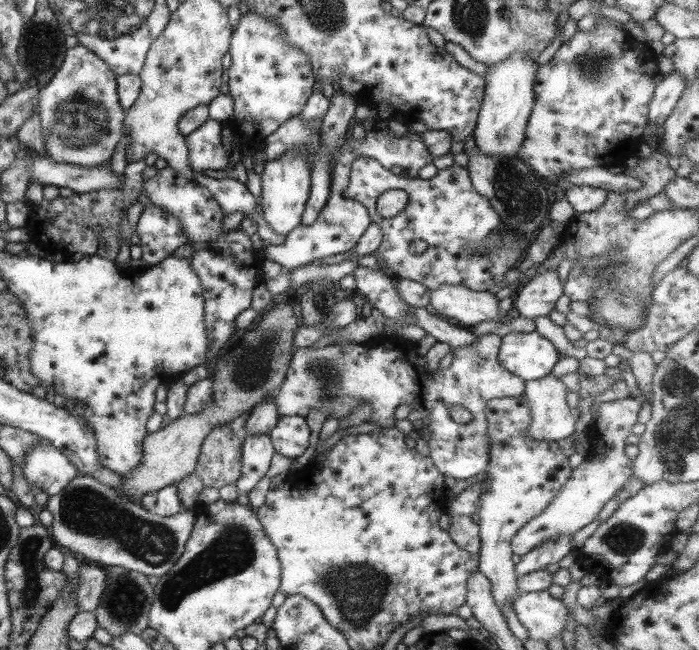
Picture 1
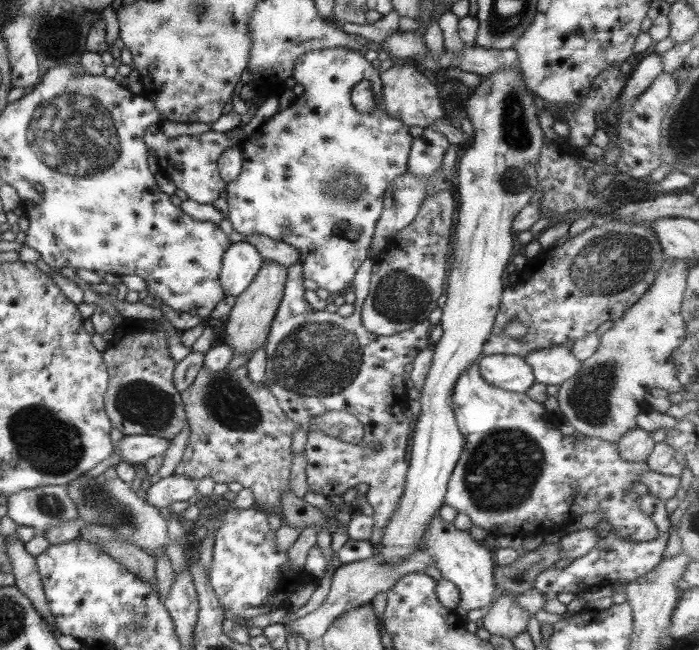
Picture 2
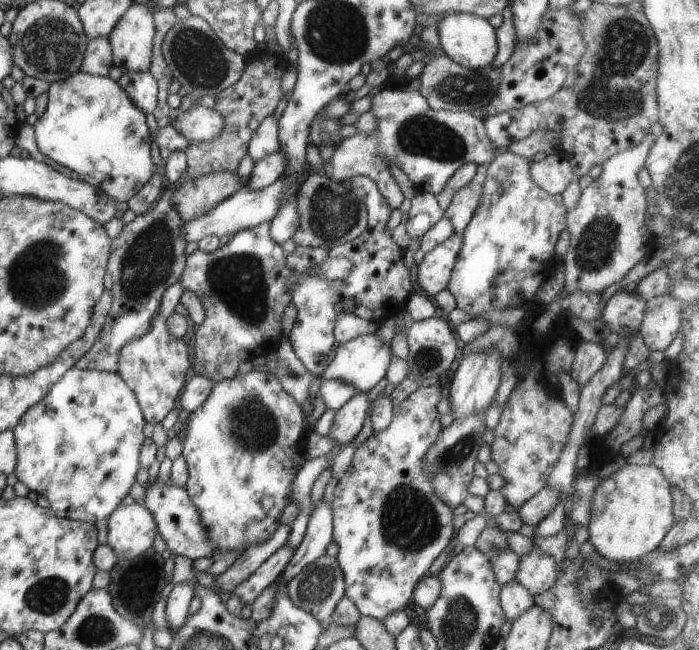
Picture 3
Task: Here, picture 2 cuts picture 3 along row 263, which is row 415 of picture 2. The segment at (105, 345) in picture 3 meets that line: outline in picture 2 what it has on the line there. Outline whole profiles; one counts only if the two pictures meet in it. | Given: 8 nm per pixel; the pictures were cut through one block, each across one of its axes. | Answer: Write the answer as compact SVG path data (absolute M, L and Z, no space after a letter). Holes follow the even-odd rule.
M123 319L102 352L108 373L104 411L112 427L124 436L145 434L171 442L186 426L183 403L173 385L176 364L168 352L166 337L158 322Z

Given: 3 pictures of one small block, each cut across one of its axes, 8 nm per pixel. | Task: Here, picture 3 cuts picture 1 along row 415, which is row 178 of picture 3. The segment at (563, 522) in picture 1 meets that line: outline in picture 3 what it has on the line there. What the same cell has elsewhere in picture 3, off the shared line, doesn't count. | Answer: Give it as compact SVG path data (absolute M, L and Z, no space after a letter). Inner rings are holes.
M649 132L639 144L615 153L602 162L599 176L581 190L575 206L565 213L569 242L560 263L563 266L563 288L568 295L605 290L607 286L619 282L643 256L653 251L653 235L643 218L645 192L637 180L637 172L644 166L655 137Z

